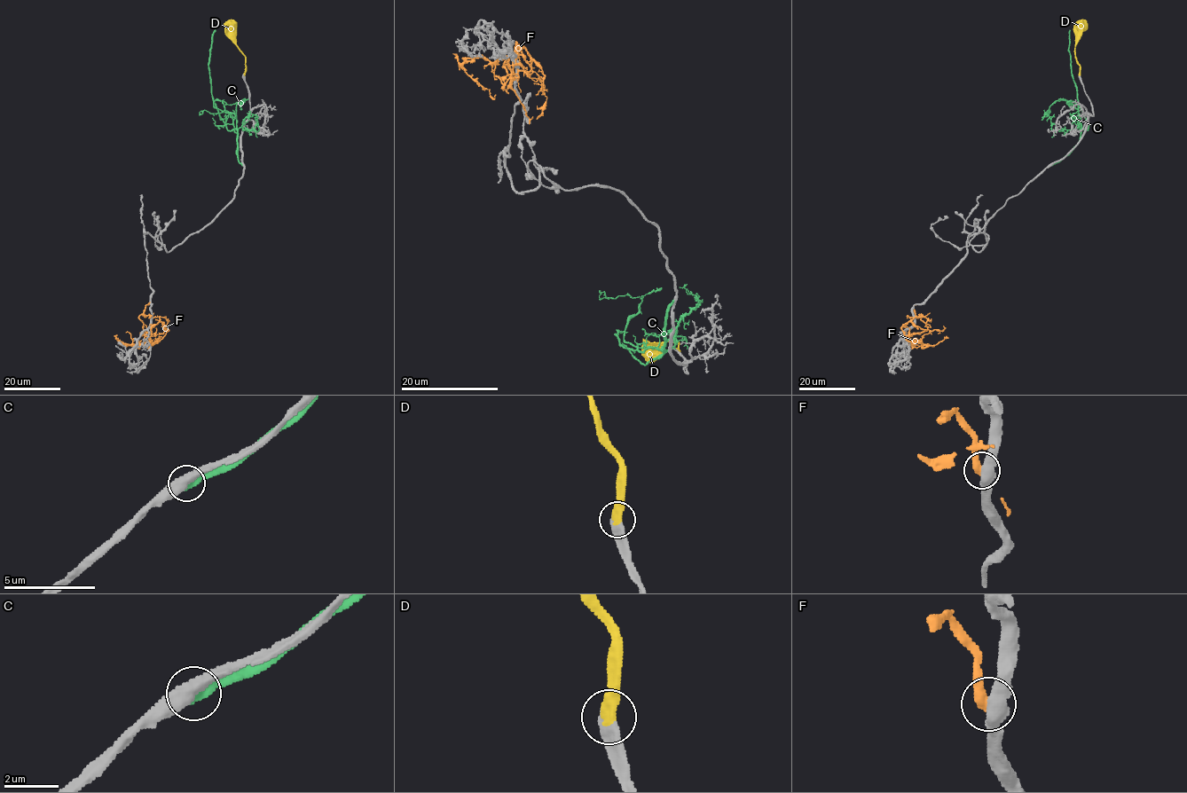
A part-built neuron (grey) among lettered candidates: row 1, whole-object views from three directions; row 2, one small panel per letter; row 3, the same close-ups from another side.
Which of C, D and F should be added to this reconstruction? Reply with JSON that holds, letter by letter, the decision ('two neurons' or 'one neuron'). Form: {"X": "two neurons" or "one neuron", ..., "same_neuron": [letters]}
{"C": "two neurons", "D": "one neuron", "F": "two neurons", "same_neuron": ["D"]}

